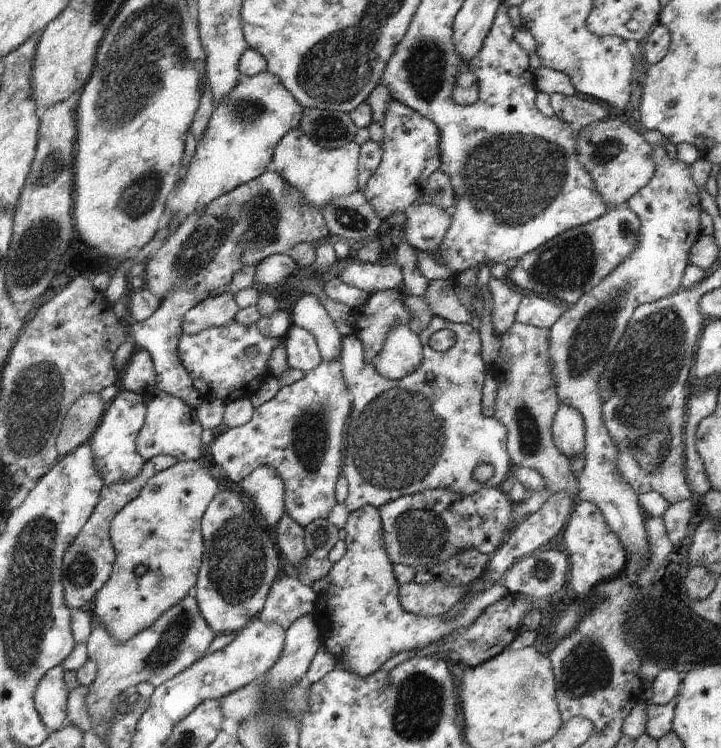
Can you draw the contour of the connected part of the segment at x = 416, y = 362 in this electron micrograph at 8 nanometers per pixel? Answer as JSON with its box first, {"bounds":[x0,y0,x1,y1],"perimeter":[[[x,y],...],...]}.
{"bounds":[374,324,422,380],"perimeter":[[[399,324],[388,332],[384,346],[374,361],[380,376],[398,380],[413,373],[422,362],[422,343],[408,325]]]}

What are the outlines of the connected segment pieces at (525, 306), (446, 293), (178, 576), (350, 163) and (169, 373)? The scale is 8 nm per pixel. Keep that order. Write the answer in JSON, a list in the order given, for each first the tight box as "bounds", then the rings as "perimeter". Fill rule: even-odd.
[{"bounds":[515,294,568,330],"perimeter":[[[530,294],[520,301],[515,321],[542,330],[550,330],[558,318],[564,314],[568,304],[558,304],[557,299]]]},{"bounds":[424,279,472,323],"perimeter":[[[446,279],[430,280],[424,300],[432,309],[434,316],[439,316],[451,323],[470,323],[472,315],[458,300],[452,284]]]},{"bounds":[94,461,218,642],"perimeter":[[[198,461],[176,463],[153,476],[138,498],[133,498],[112,518],[109,533],[116,558],[110,578],[95,594],[94,617],[116,640],[124,642],[152,626],[164,611],[192,594],[204,556],[202,516],[218,491],[216,480]]]},{"bounds":[272,128,361,210],"perimeter":[[[294,128],[284,134],[274,148],[272,162],[276,172],[300,194],[310,206],[318,210],[338,196],[348,196],[359,190],[358,186],[358,159],[361,146],[354,140],[334,150],[326,150],[308,138],[300,128]]]},{"bounds":[124,288,210,408],"perimeter":[[[182,288],[182,290],[172,290],[172,294],[168,294],[154,314],[144,322],[137,322],[124,326],[124,334],[132,340],[132,342],[141,346],[144,350],[150,353],[152,362],[154,363],[154,370],[156,371],[155,386],[170,394],[176,396],[178,400],[186,402],[190,408],[198,408],[202,402],[202,396],[199,390],[193,387],[192,379],[188,371],[184,368],[180,358],[178,358],[177,344],[180,336],[183,333],[182,321],[184,315],[188,310],[192,310],[200,301],[210,296],[209,292],[196,292],[198,288]]]}]

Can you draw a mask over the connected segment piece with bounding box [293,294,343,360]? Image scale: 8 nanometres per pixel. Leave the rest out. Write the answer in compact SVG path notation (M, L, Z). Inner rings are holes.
M305 294L298 298L293 314L294 323L304 326L316 338L323 360L332 360L336 354L341 354L343 338L328 312L316 300L316 296Z

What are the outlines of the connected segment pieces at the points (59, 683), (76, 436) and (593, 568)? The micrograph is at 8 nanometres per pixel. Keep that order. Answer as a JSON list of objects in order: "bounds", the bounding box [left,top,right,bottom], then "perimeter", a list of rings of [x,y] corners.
[{"bounds":[34,665,71,731],"perimeter":[[[62,665],[51,668],[38,682],[34,694],[34,706],[42,722],[52,731],[58,731],[71,723],[66,713],[69,689],[64,683]]]},{"bounds":[56,393,106,458],"perimeter":[[[100,393],[82,394],[70,406],[63,420],[63,426],[56,440],[56,450],[61,458],[88,442],[94,430],[100,424],[106,404]]]},{"bounds":[564,501,626,596],"perimeter":[[[579,501],[573,507],[564,528],[564,542],[571,564],[572,588],[580,595],[586,596],[604,578],[614,578],[624,573],[626,568],[626,551],[621,540],[608,528],[601,510],[590,501]]]}]

